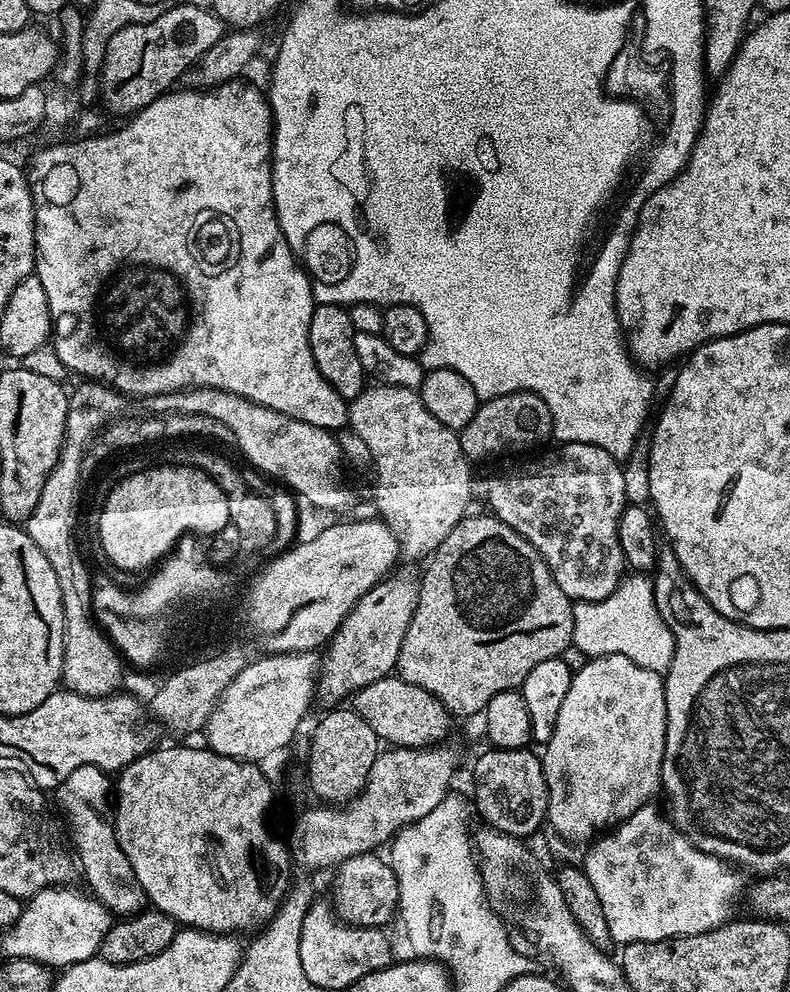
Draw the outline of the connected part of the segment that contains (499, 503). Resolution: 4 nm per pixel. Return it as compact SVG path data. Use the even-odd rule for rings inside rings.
M564 444L561 452L552 452L548 460L541 464L528 464L525 468L516 468L513 472L500 472L489 479L489 494L486 504L492 508L491 515L506 522L518 535L546 562L550 574L554 574L554 582L562 586L562 594L566 594L573 602L598 602L610 598L614 590L626 575L626 565L622 546L618 542L618 522L626 500L620 497L616 488L608 489L607 484L620 484L624 480L624 472L620 469L621 461L593 444ZM548 472L576 472L568 480L559 480L556 476L548 476Z

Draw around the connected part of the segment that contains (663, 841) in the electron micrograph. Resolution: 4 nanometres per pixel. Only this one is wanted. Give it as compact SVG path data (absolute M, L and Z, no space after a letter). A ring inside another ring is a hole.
M652 802L643 804L611 830L597 835L587 845L588 853L582 861L586 878L590 878L595 892L598 893L598 902L602 902L606 926L610 926L613 941L620 946L634 942L658 942L720 928L733 919L732 907L744 888L744 880L739 876L741 873L733 865L695 848L676 829L671 819L665 813L663 816L654 805Z

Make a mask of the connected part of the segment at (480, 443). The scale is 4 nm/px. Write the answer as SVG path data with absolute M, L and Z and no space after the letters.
M516 391L481 401L472 420L458 432L462 452L471 462L500 454L520 452L542 441L553 431L554 421L549 407L533 392Z

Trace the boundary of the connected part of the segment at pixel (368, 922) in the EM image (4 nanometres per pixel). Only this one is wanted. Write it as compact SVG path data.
M364 852L354 858L346 858L335 869L336 881L332 884L334 911L341 920L358 928L385 927L388 919L397 915L400 906L400 891L391 863L379 860L379 855Z

